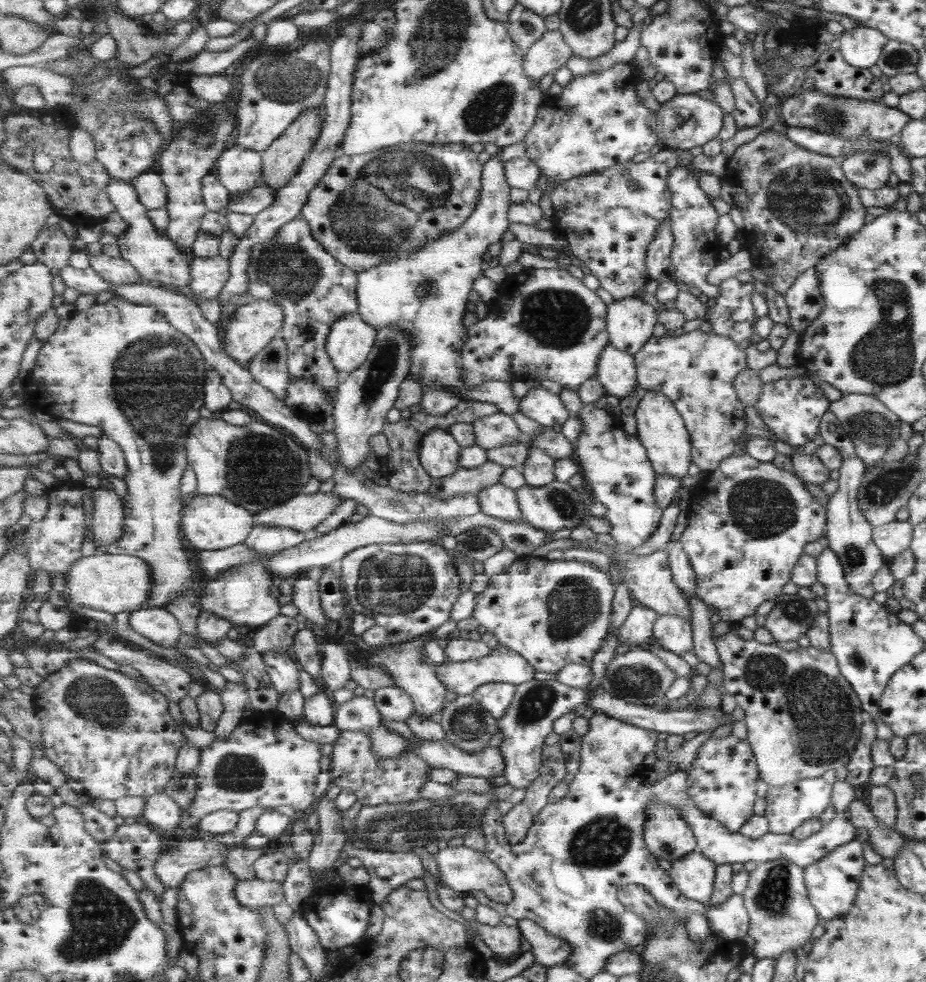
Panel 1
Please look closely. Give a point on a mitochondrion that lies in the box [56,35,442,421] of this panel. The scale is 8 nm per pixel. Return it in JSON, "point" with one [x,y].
{"point":[286,80]}

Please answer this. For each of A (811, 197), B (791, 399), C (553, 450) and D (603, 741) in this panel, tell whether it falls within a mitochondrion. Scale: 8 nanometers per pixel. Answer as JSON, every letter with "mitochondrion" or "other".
{"A":"mitochondrion","B":"other","C":"other","D":"other"}

